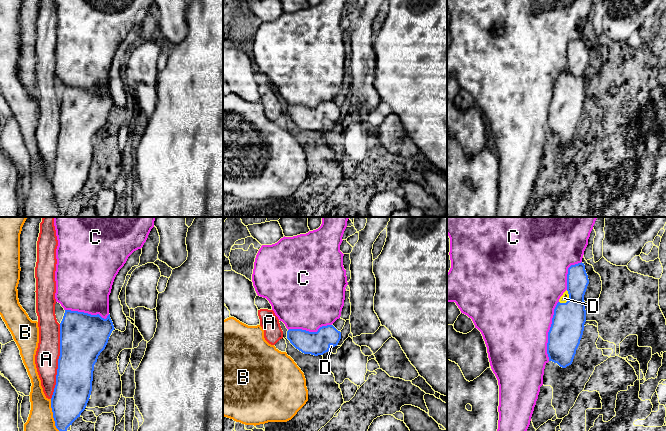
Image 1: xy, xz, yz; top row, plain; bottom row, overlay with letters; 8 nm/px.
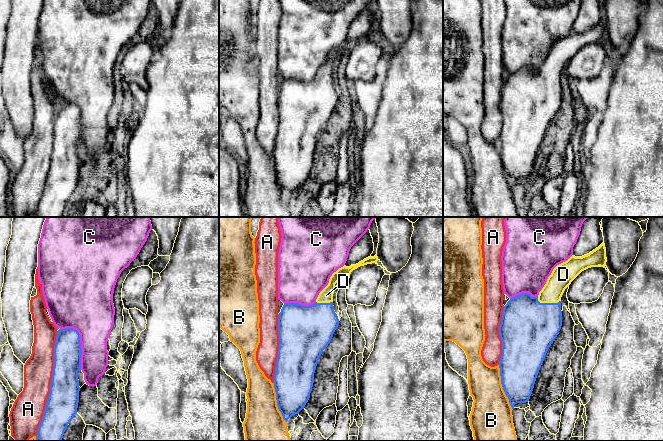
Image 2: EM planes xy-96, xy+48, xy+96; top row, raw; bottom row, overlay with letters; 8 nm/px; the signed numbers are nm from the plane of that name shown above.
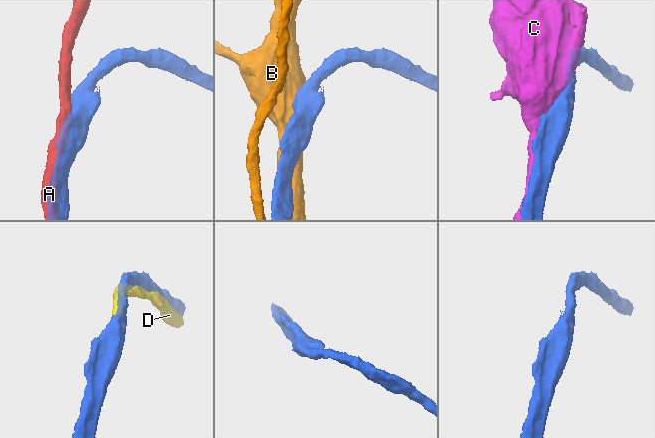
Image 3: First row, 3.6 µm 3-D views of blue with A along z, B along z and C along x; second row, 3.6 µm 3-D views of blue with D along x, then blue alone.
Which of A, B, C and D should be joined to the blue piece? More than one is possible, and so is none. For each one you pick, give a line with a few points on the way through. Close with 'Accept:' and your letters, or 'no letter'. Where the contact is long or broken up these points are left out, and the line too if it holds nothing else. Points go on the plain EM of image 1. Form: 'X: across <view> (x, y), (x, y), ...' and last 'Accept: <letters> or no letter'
Accept: A, D

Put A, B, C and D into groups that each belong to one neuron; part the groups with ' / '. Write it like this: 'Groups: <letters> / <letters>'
Groups: A D / B / C

